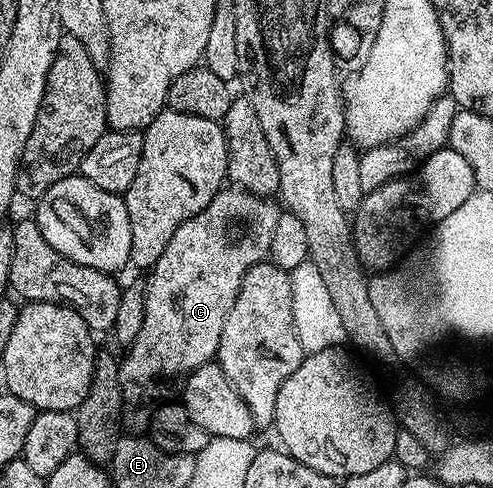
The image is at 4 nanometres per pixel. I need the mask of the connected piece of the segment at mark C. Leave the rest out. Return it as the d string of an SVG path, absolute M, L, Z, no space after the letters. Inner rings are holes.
M223 186L196 217L184 221L172 233L160 261L149 268L150 276L144 282L144 326L136 333L136 341L125 352L126 360L121 360L119 369L123 401L129 408L128 423L130 419L135 432L147 430L152 411L142 407L145 403L165 400L174 382L176 387L192 369L217 356L224 321L236 305L246 271L270 254L272 232L280 214L279 204L274 202L273 198L253 195L240 187Z

